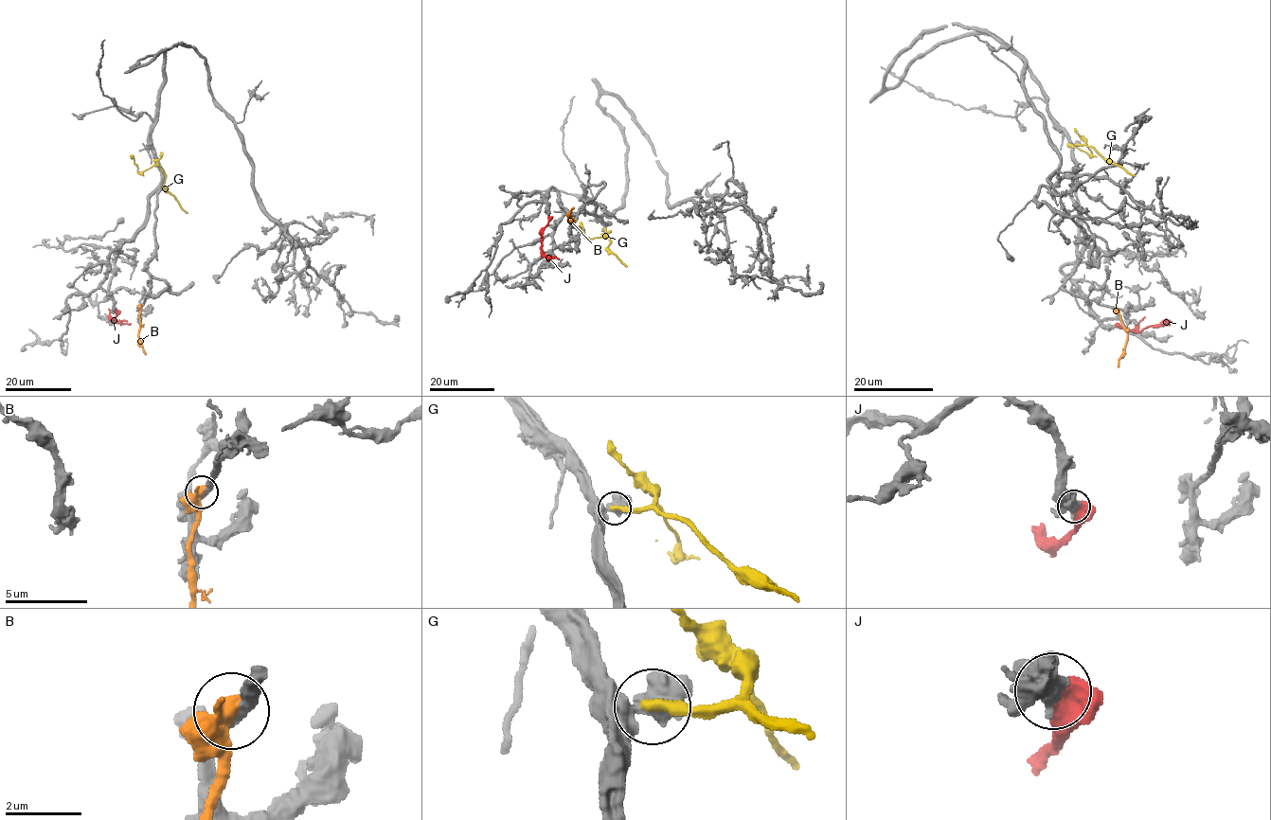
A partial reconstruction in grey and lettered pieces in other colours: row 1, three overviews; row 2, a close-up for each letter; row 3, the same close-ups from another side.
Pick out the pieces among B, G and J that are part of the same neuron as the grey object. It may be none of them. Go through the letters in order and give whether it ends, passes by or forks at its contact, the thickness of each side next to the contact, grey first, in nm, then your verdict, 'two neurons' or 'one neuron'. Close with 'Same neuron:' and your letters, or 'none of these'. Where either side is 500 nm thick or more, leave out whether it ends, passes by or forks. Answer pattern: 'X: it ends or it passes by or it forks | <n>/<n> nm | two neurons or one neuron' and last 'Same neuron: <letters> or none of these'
B: 320/600 nm | two neurons
G: 850/360 nm | two neurons
J: 440/600 nm | one neuron
Same neuron: J

